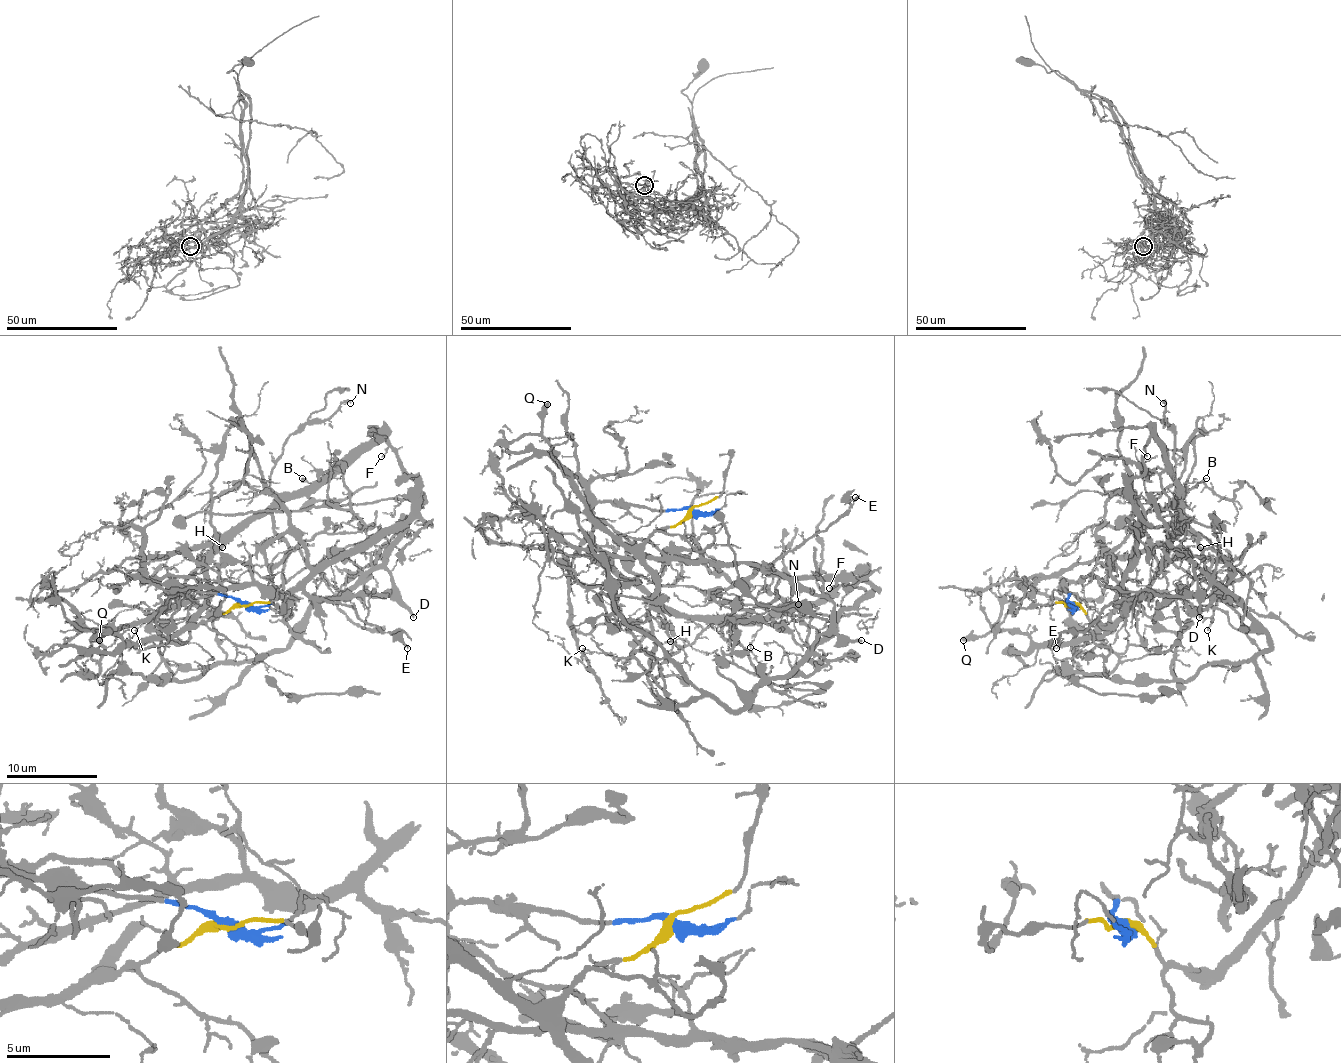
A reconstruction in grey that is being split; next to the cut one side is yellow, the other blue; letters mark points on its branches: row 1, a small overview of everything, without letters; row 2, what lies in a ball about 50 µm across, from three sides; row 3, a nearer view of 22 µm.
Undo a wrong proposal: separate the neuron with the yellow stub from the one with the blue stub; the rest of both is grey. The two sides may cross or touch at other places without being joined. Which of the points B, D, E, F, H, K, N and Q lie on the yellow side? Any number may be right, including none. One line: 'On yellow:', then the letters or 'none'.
On yellow: B, F, H, K, N, Q

